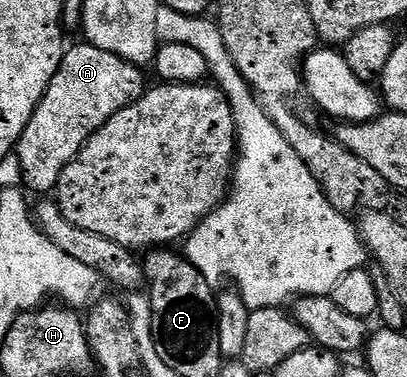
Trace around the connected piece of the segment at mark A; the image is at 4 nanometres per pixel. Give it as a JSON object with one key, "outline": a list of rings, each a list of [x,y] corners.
{"outline":[[[79,41],[76,47],[68,46],[63,52],[63,64],[19,138],[17,154],[21,161],[22,186],[28,192],[36,191],[36,196],[50,196],[58,188],[61,173],[65,173],[93,133],[148,90],[149,82],[143,75],[146,75],[144,68],[117,57],[117,53],[97,49],[89,42]]]}

